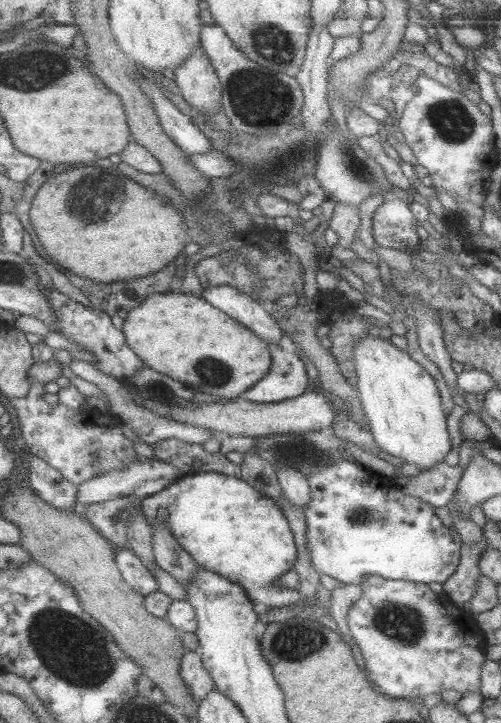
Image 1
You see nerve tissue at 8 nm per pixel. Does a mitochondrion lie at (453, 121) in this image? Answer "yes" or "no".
yes

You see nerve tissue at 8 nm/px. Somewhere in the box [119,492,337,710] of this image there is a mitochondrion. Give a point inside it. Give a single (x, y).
(293, 651)

